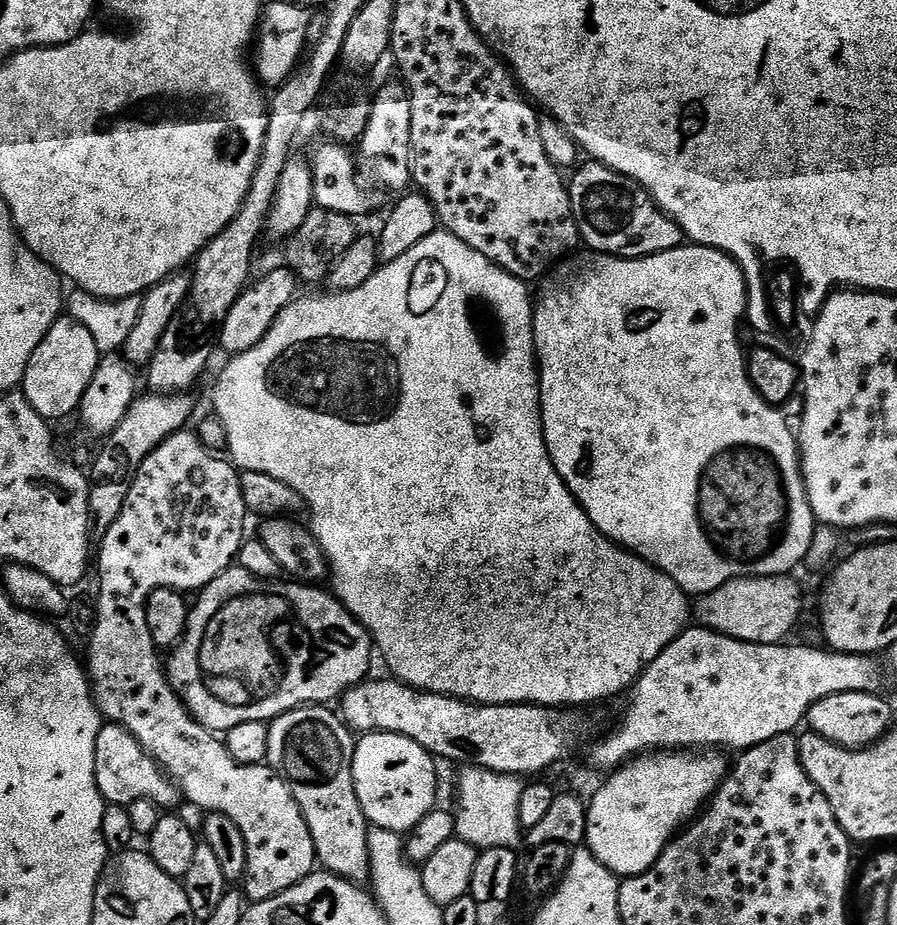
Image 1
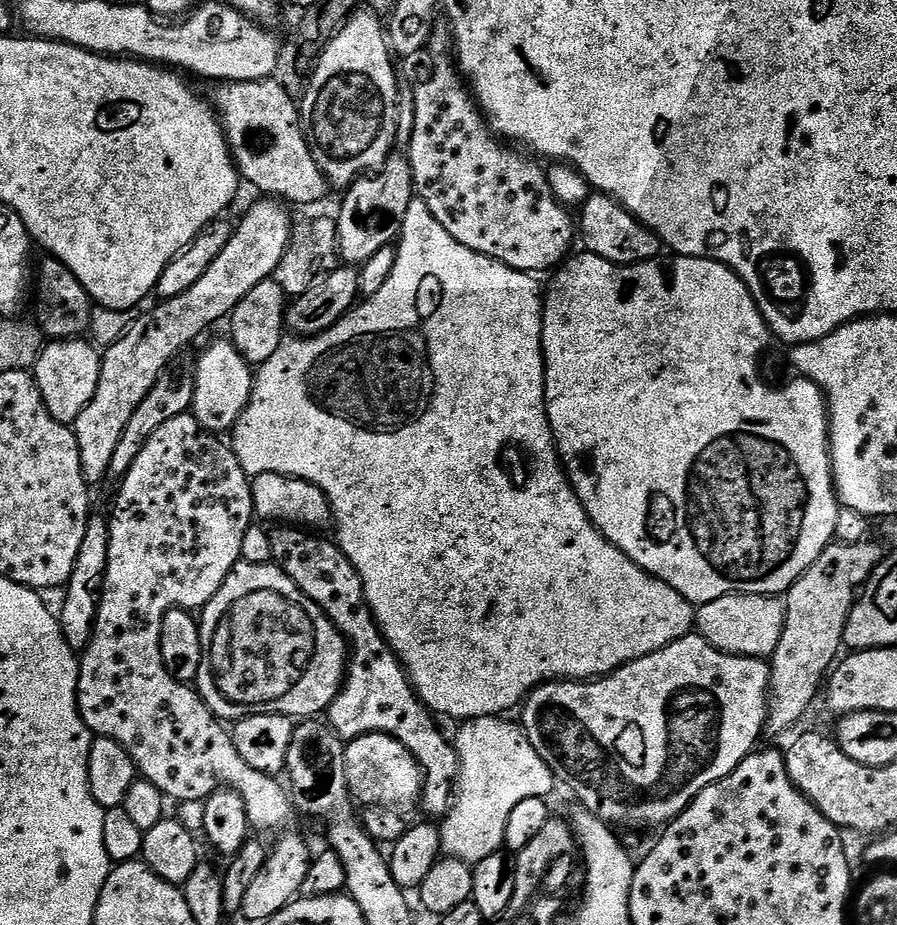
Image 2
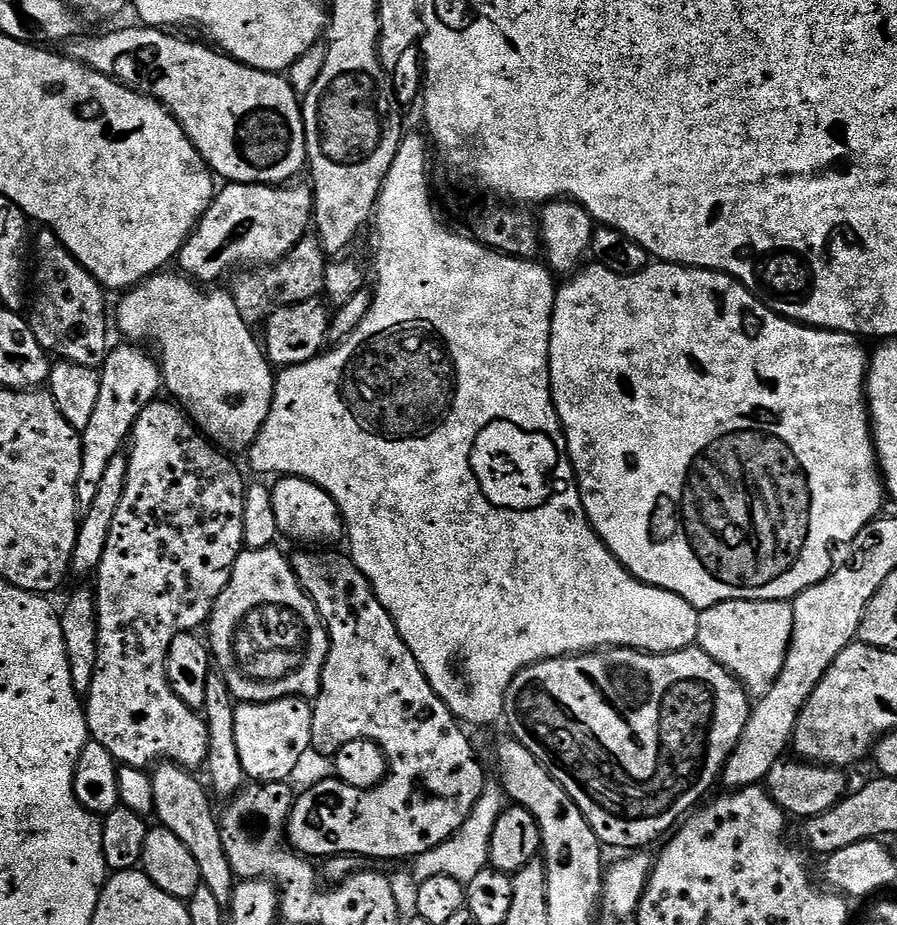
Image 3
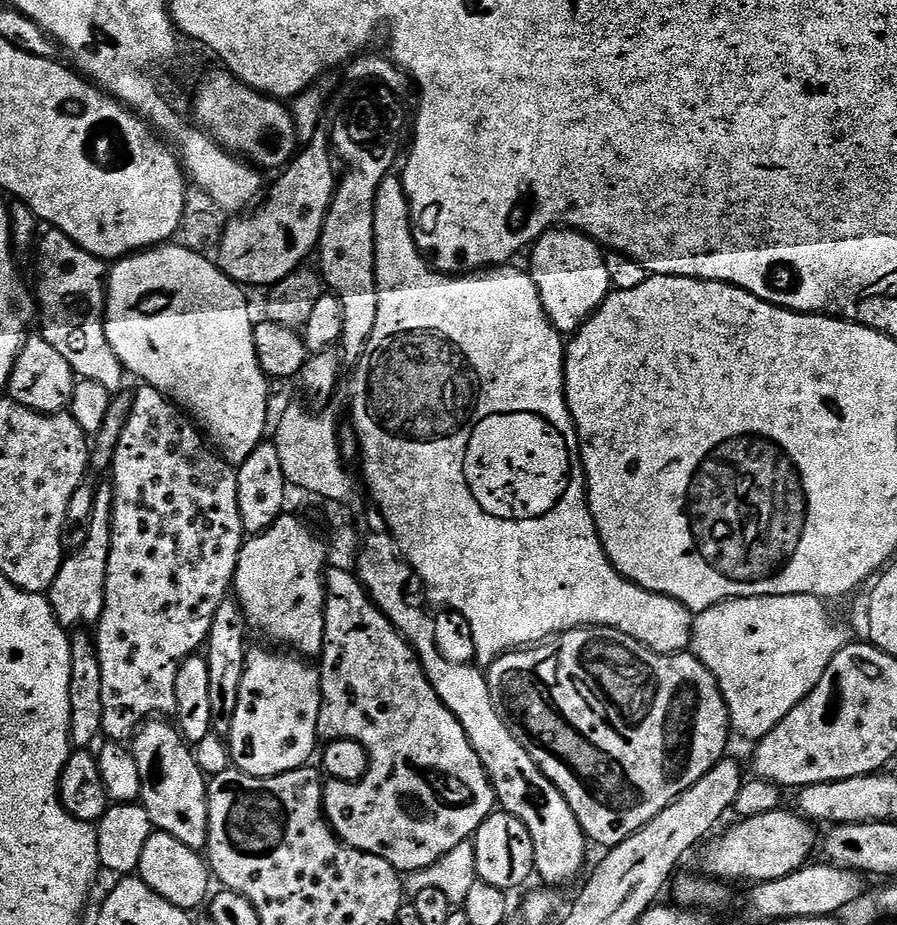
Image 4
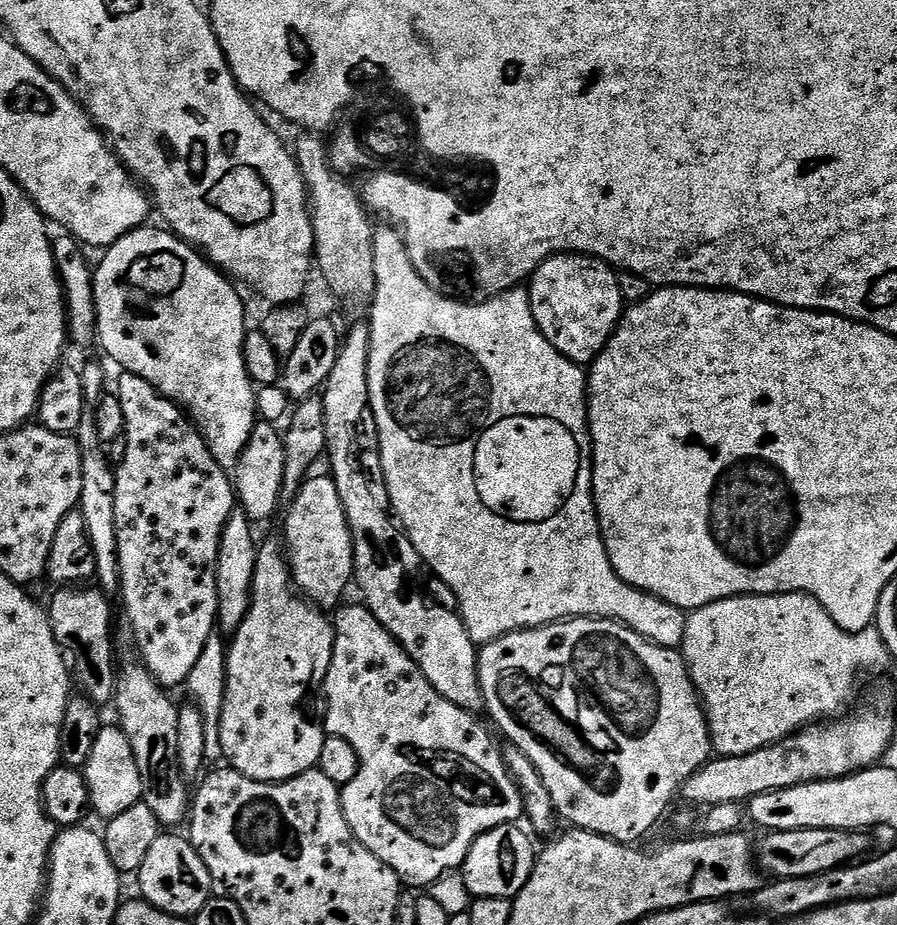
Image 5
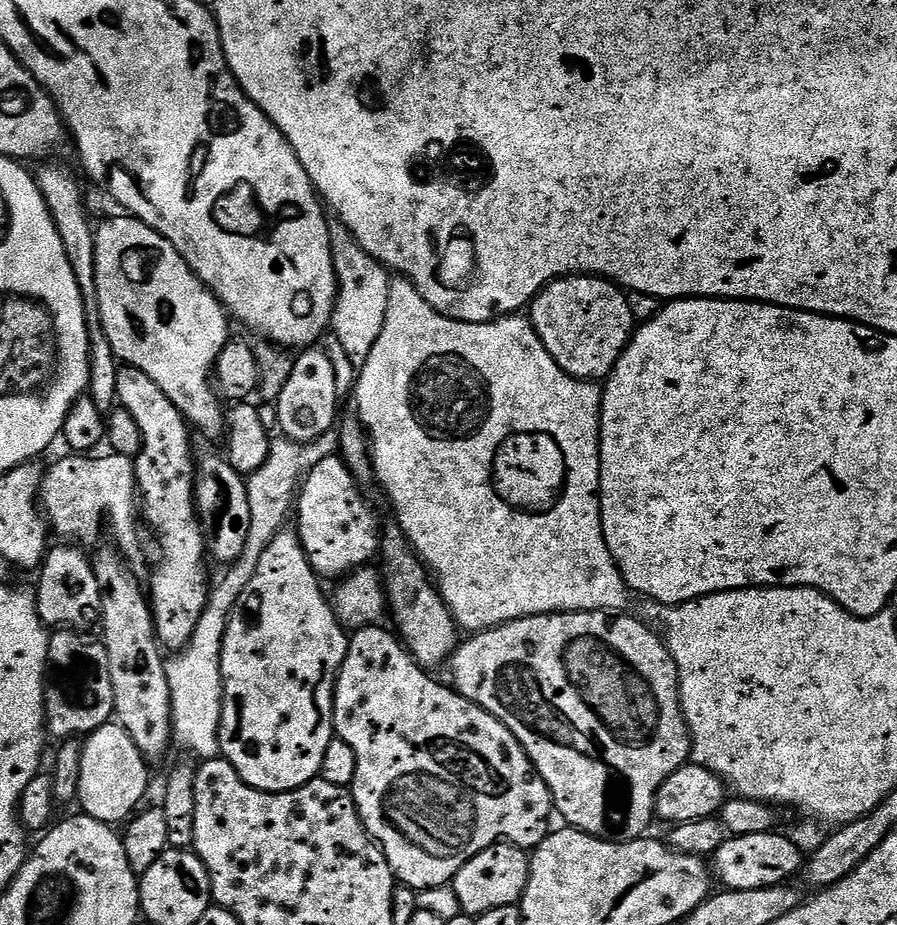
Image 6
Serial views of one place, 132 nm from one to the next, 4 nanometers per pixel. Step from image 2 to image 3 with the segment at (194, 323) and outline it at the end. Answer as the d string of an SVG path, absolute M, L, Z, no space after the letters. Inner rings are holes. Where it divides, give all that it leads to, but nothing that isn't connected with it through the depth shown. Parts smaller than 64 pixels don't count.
M120 342L107 353L103 367L99 369L98 403L94 406L90 426L82 429L82 474L78 474L76 483L76 503L87 510L98 494L98 485L102 483L102 474L110 466L110 458L121 455L123 446L132 435L136 419L146 410L146 406L157 399L162 392L162 368L157 357L151 351L132 342Z

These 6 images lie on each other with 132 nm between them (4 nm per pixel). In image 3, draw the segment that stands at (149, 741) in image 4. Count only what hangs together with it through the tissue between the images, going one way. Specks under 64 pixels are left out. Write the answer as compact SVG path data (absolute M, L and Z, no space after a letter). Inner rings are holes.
M161 762L155 765L151 773L154 786L154 816L159 827L170 830L190 850L194 862L198 862L198 874L203 887L210 889L218 902L227 906L232 900L232 889L236 887L238 878L233 874L230 858L226 858L226 846L222 846L220 821L217 809L212 809L213 797L209 789L204 788L195 780L193 773L186 768L179 768L171 762Z

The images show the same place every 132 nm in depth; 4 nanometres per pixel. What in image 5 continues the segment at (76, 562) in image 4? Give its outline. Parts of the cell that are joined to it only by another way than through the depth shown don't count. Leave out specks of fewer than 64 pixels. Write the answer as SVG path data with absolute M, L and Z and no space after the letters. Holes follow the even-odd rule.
M60 586L55 591L52 601L46 604L46 619L52 627L53 640L60 643L74 665L75 687L81 688L84 691L81 693L93 704L111 705L118 672L115 667L112 669L112 608L108 605L109 597L96 586Z

